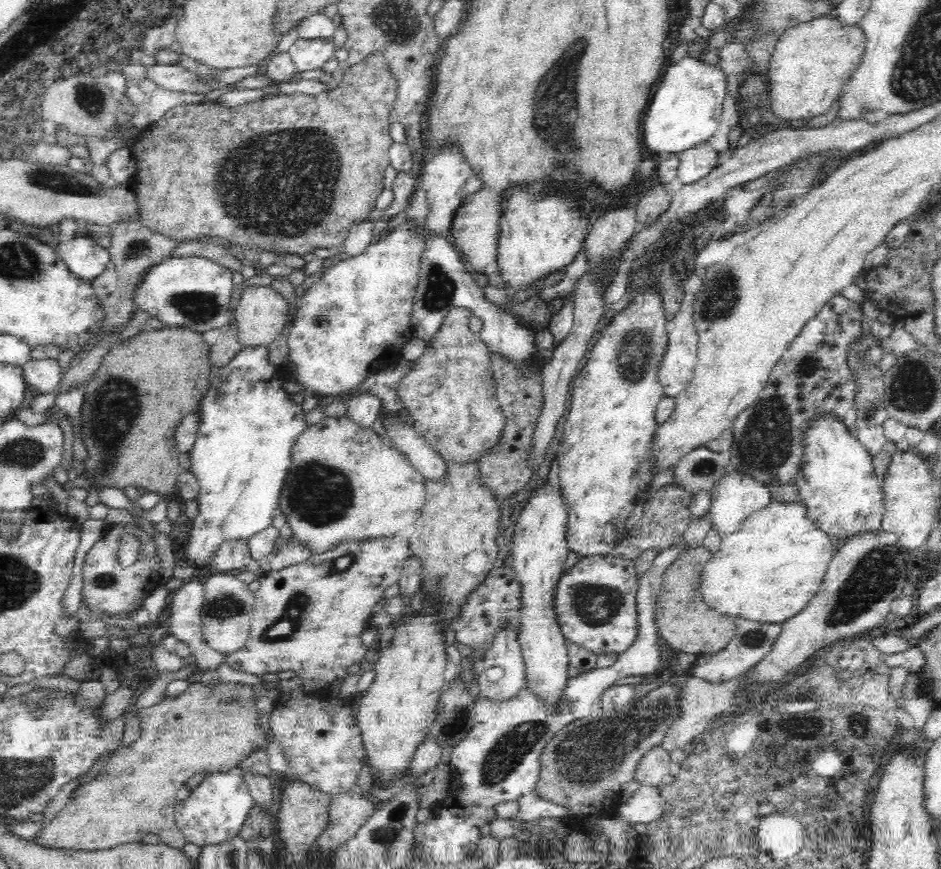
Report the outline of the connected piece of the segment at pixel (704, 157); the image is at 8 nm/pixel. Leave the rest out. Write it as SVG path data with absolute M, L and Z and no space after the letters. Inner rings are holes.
M699 142L679 155L677 177L684 185L698 182L701 178L708 176L723 159L708 142Z

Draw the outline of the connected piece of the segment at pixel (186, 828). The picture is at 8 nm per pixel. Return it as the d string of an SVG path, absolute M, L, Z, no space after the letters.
M236 771L210 773L190 791L186 799L178 802L175 808L175 823L188 839L188 843L199 847L221 844L240 837L252 804L253 796Z

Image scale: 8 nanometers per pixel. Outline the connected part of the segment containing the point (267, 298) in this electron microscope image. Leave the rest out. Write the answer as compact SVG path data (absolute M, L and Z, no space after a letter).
M271 286L244 287L236 303L235 320L237 321L238 338L242 345L270 345L278 334L286 328L291 318L292 305L288 299L274 291Z

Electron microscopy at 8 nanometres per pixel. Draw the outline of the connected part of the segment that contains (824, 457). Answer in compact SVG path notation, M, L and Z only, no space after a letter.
M817 410L812 416L812 420L806 420L806 428L804 428L804 434L802 434L802 458L800 458L800 468L796 472L794 483L798 487L800 503L808 509L808 518L816 523L816 526L826 532L832 538L844 538L844 536L850 536L850 534L856 534L860 530L868 530L873 528L874 530L881 531L881 518L884 514L884 500L881 482L877 481L876 474L874 473L872 465L872 455L868 452L868 449L862 444L851 431L849 426L841 419L839 414L831 412L831 410Z

